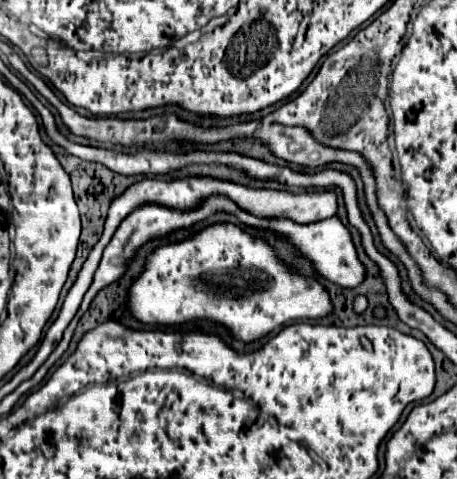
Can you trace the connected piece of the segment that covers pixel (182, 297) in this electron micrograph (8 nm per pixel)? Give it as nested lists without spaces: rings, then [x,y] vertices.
[[[215,224],[185,242],[161,246],[153,256],[149,256],[145,272],[133,282],[129,290],[129,308],[133,316],[145,324],[183,324],[195,320],[211,320],[225,324],[229,332],[243,342],[257,340],[275,328],[287,326],[293,320],[321,318],[333,312],[331,298],[327,290],[313,278],[303,278],[289,274],[275,252],[259,240],[253,240],[239,226]]]

